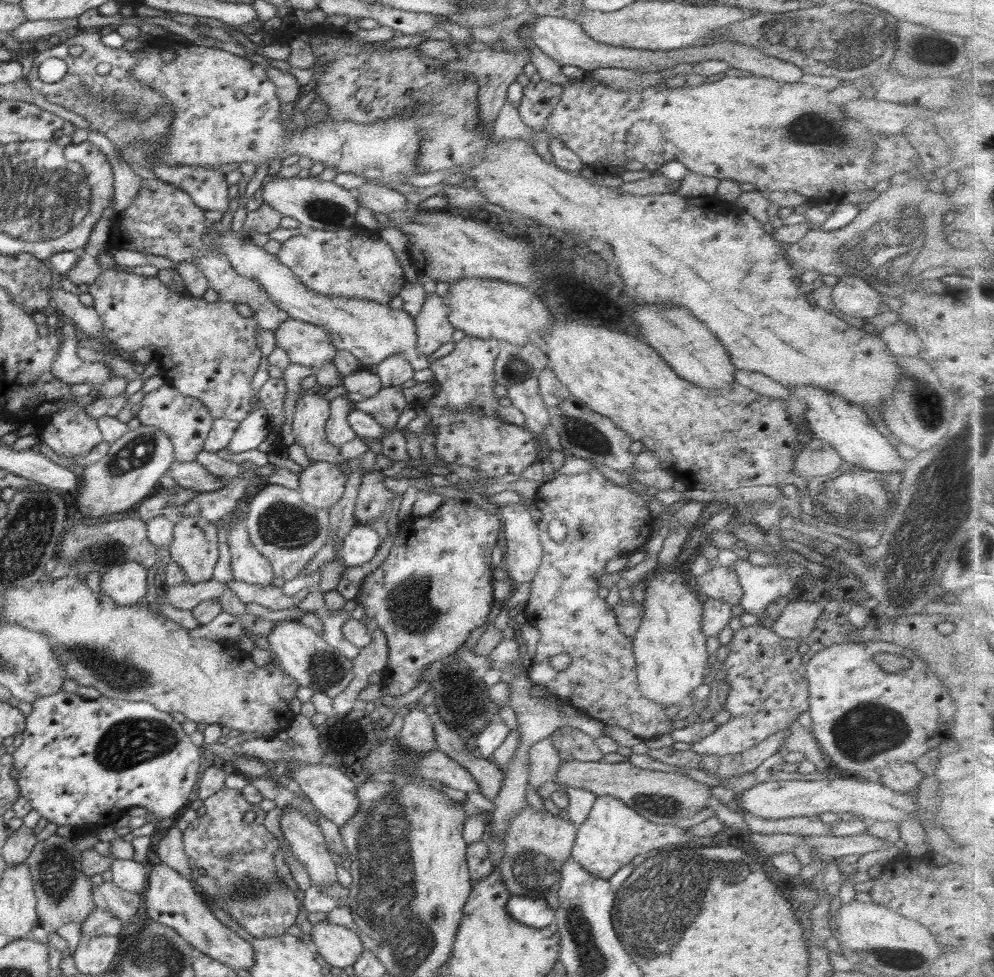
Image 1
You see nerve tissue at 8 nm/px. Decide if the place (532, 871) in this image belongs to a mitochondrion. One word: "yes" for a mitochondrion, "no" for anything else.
yes

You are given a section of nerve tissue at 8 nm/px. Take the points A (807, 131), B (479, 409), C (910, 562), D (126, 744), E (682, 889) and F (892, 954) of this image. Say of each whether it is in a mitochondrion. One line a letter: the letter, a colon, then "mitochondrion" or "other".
A: mitochondrion
B: other
C: mitochondrion
D: mitochondrion
E: mitochondrion
F: mitochondrion

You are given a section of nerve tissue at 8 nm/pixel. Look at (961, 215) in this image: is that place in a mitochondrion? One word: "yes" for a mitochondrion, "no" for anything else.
no

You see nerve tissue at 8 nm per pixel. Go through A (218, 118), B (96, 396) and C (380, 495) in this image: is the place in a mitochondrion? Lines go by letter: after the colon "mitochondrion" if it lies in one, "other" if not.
A: other
B: other
C: other

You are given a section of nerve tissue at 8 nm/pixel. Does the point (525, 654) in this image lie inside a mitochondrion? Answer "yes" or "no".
no

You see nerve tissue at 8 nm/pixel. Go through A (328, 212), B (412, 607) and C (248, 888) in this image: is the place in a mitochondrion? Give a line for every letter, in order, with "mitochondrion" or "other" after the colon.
A: mitochondrion
B: mitochondrion
C: mitochondrion

